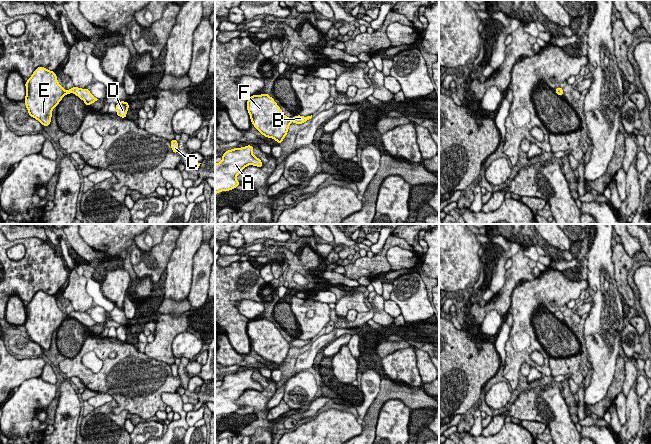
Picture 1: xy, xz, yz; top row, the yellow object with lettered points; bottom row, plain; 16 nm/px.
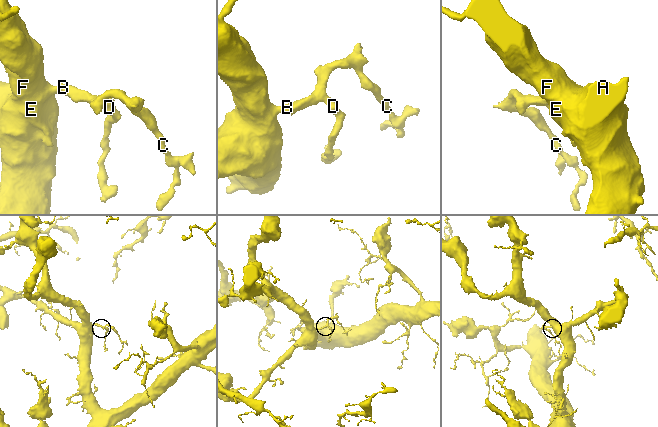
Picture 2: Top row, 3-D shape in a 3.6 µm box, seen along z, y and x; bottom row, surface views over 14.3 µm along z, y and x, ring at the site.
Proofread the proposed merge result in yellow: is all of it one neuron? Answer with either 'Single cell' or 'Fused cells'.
Single cell

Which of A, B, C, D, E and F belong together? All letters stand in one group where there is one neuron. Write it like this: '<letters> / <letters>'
A B C D E F

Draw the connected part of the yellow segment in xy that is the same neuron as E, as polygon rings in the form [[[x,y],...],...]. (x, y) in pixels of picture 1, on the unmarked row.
[[[41,290],[33,296],[25,310],[24,326],[29,340],[37,343],[44,350],[49,350],[53,332],[69,317],[77,319],[87,330],[98,324],[86,312],[73,311],[65,315],[58,307],[55,296]]]

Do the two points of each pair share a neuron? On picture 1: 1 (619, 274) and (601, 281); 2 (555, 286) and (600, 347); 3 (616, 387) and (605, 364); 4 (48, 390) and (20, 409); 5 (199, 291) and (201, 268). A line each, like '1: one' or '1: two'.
1: two
2: two
3: two
4: one
5: one

